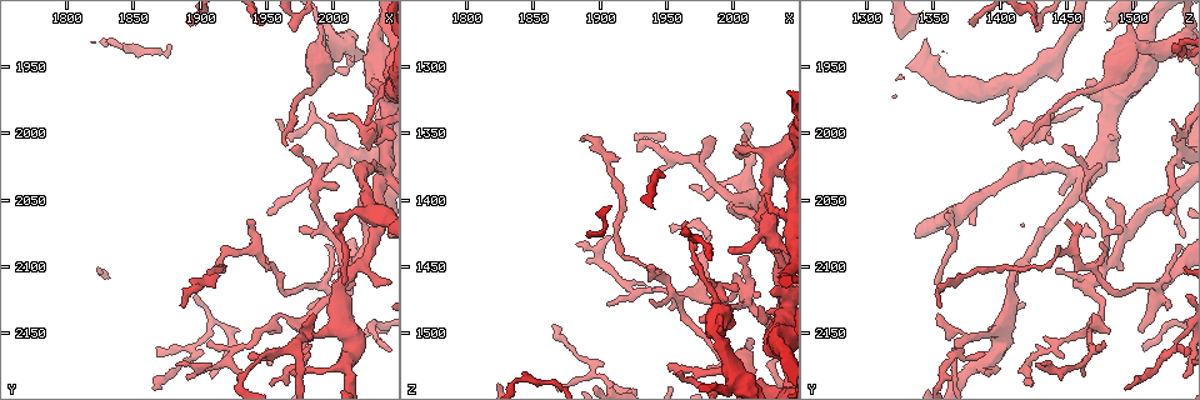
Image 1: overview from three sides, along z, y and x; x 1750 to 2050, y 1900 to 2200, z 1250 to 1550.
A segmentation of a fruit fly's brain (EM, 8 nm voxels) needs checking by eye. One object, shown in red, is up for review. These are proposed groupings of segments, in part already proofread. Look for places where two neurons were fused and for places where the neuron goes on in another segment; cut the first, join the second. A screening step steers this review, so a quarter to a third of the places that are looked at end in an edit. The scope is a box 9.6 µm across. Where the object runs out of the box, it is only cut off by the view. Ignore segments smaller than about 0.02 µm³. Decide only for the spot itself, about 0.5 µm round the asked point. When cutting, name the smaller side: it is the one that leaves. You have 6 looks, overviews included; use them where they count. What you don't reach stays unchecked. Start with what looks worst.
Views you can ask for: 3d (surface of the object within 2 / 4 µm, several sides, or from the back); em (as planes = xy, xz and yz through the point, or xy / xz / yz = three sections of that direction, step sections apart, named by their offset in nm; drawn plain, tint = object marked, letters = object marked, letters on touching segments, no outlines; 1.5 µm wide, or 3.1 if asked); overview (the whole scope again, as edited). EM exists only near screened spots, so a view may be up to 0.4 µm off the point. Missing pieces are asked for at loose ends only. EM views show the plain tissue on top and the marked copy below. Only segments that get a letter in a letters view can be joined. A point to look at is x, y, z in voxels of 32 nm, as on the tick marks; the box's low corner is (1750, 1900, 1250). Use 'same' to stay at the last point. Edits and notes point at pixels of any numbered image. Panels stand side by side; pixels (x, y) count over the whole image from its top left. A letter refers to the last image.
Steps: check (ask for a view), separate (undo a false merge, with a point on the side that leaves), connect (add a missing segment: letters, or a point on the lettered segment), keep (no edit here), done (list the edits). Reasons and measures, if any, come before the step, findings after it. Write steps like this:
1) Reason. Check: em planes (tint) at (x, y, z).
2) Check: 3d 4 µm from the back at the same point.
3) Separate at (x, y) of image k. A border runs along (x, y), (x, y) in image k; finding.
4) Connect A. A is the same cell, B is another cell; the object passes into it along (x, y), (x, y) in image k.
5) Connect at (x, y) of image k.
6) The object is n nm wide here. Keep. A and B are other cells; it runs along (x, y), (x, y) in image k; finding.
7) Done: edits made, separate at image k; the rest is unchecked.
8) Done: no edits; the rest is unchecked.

An open end. Check: 3d 4 µm at (1906, 2158, 1476).

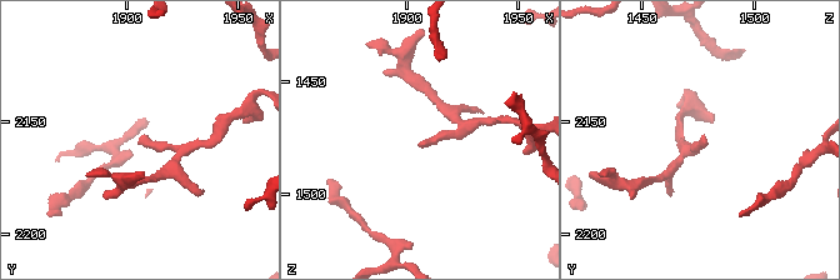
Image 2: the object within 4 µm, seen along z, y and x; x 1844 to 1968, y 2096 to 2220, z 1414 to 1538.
Need the tissue. Check: em xy step 4 (tint) at (1905, 2158, 1478).

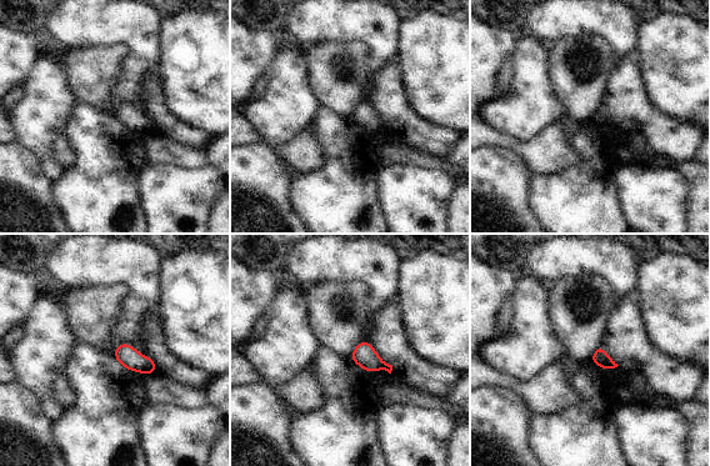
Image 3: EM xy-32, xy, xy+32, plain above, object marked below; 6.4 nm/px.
Check: em planes (letters) at the same point.

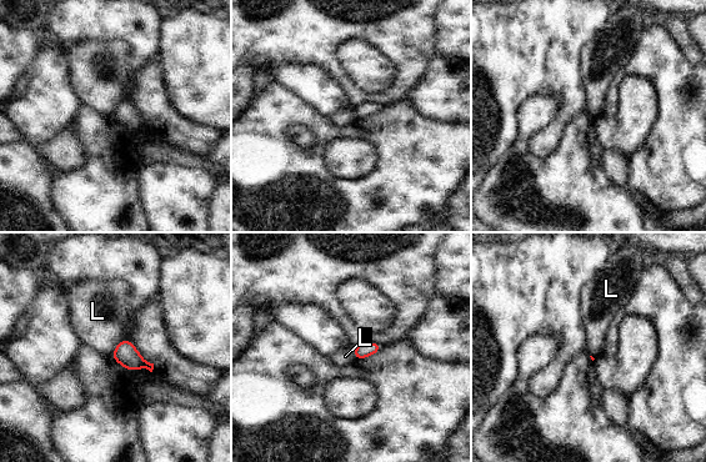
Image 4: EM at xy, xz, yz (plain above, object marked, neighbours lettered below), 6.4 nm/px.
The longest contact is with L, 160 nm. Keep. L is another cell; none of them fits.

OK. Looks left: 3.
An open end. Check: em xy step 8 (letters) at (1952, 2064, 1524).

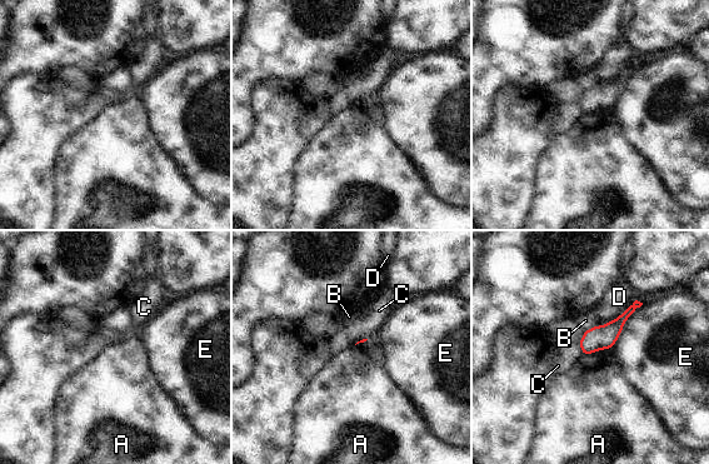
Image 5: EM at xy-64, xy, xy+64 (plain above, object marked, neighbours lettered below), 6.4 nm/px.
Check: em planes (letters) at the same point.

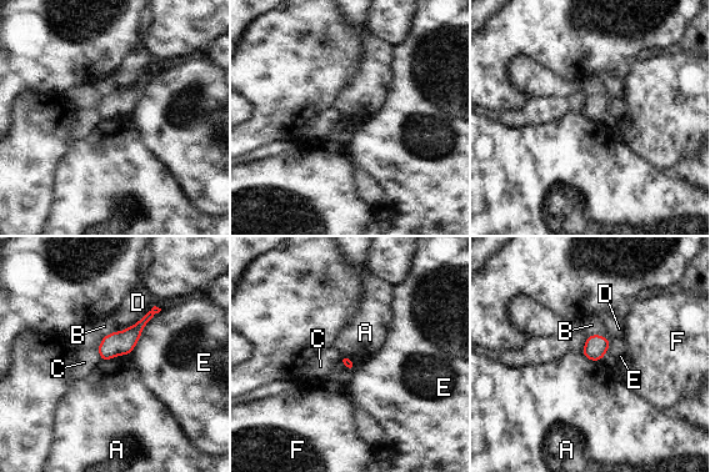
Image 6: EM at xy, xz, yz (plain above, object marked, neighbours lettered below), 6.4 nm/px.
Keep. A, B, C, D, E and F are other cells; a border runs along (130, 354), (120, 354), (101, 361) in image 6; none of them fits.

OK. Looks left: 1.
Done: no edits; the rest is unchecked.

